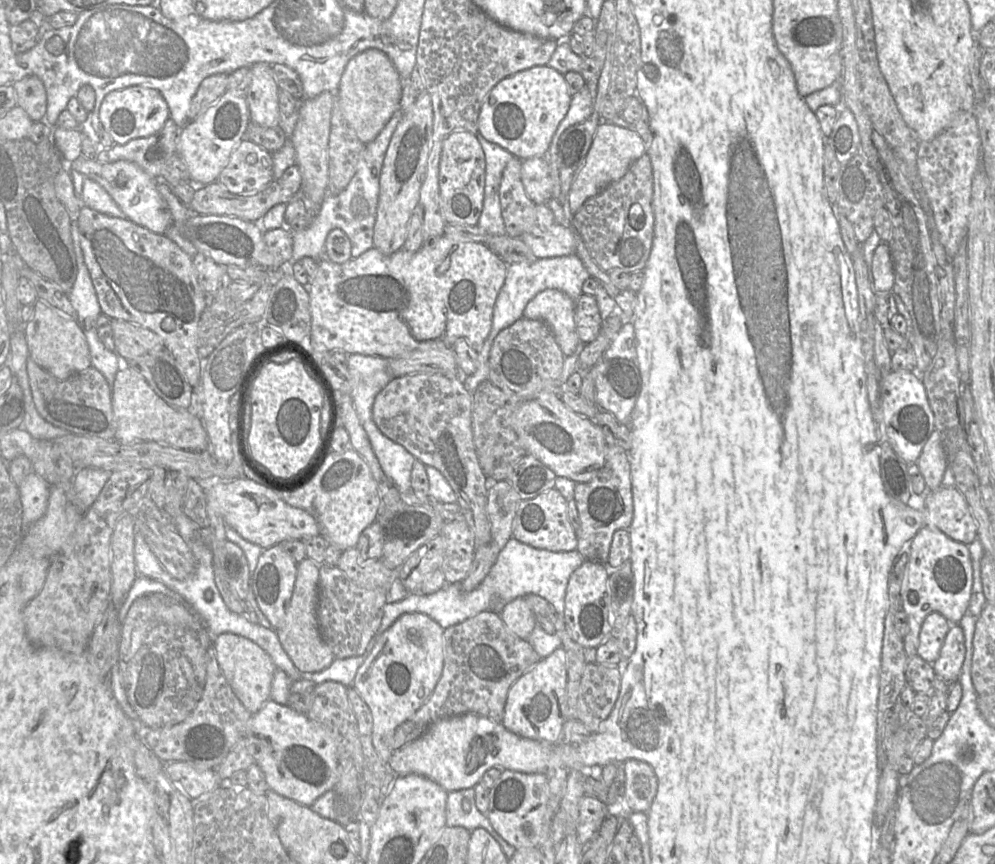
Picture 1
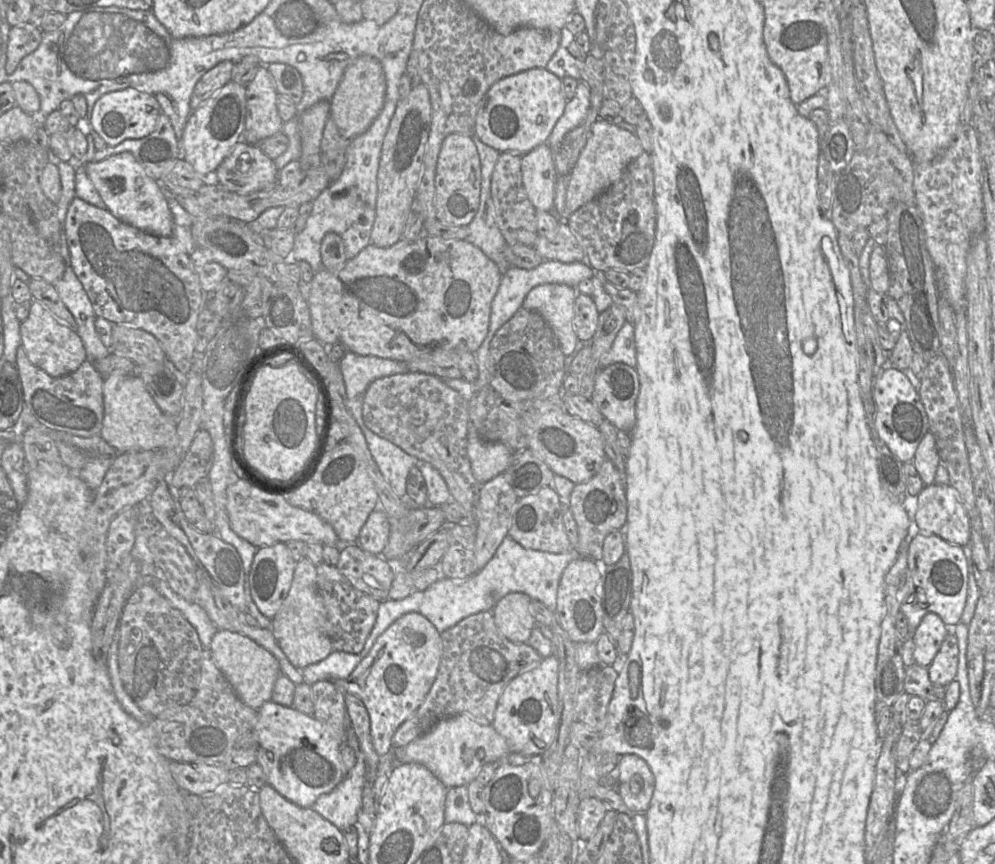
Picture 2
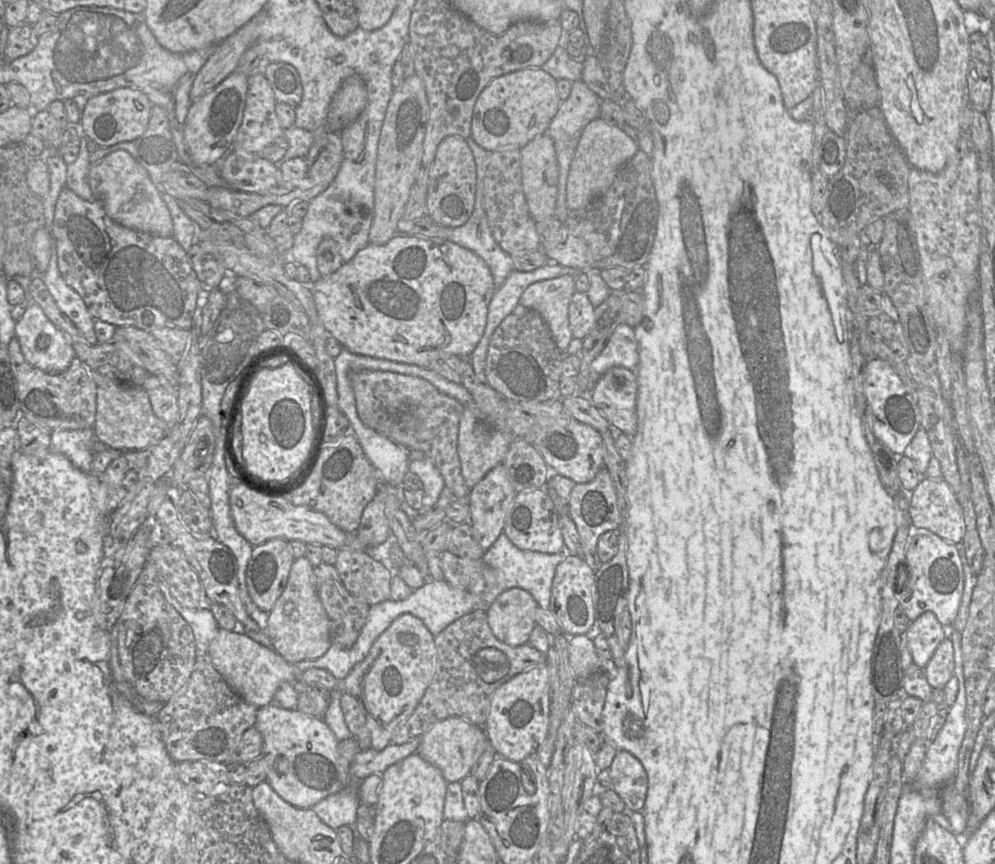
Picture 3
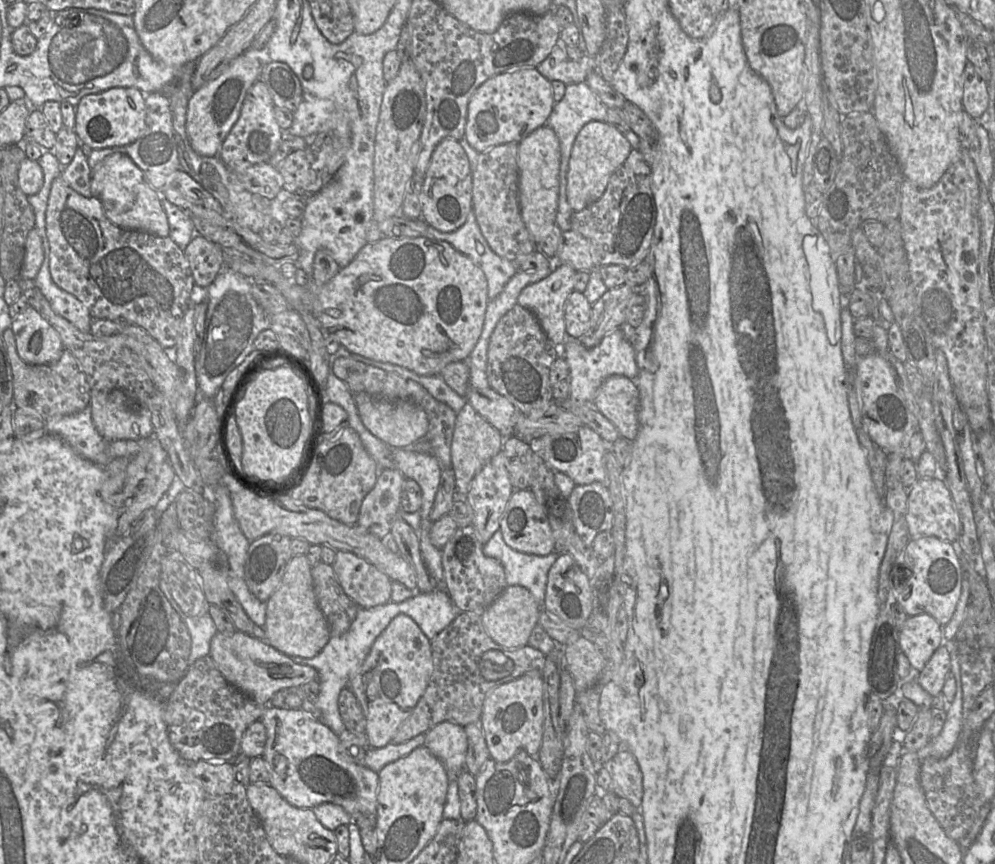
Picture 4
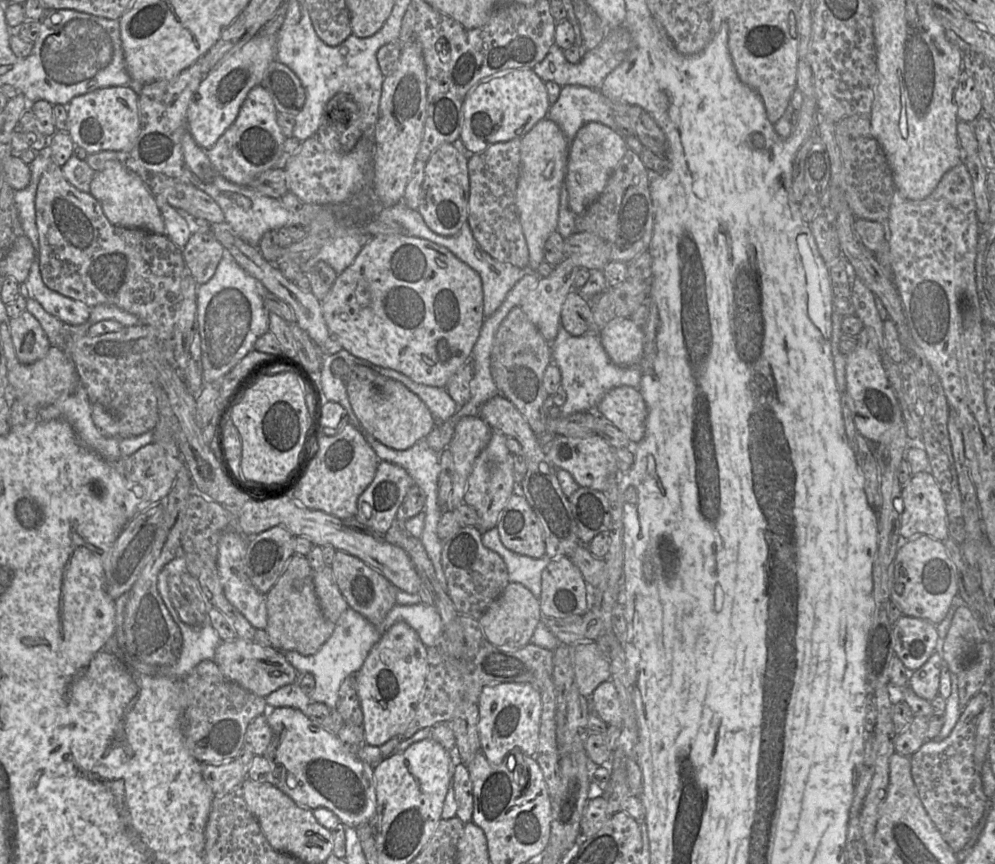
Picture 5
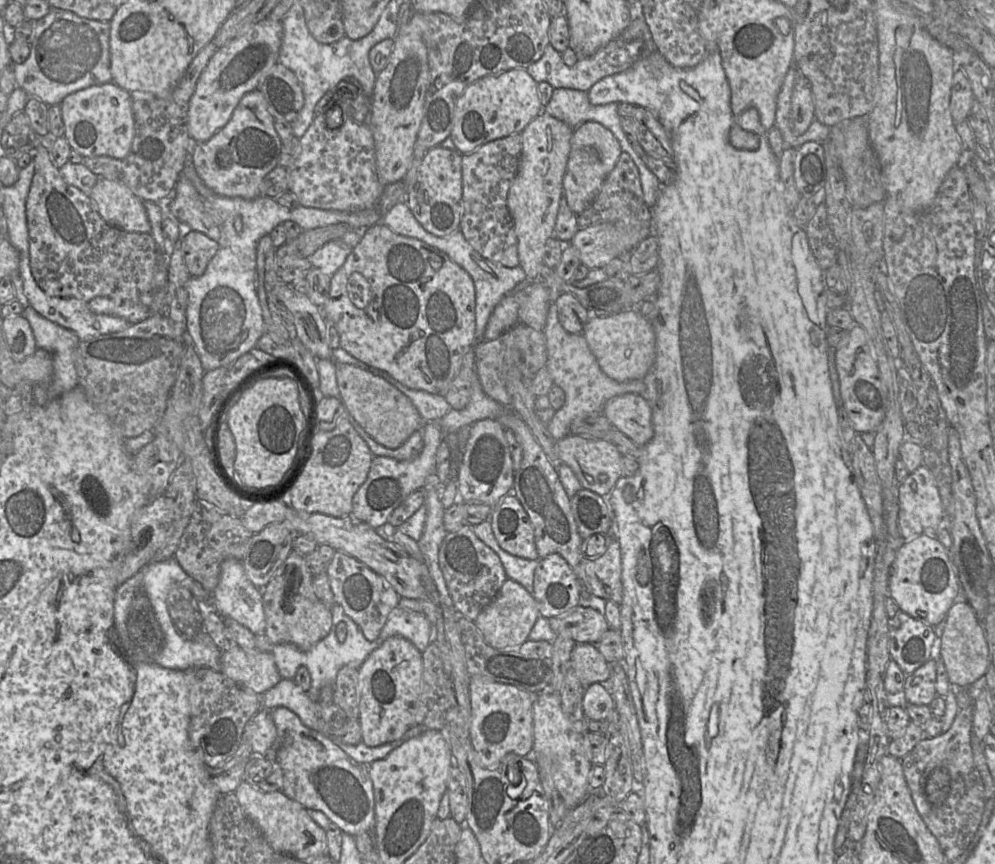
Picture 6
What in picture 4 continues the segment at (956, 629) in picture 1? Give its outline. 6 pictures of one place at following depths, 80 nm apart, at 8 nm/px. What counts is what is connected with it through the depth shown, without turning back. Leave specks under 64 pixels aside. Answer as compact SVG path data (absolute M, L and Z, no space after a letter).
M940 645L925 666L918 672L917 682L931 696L942 692L945 679L951 670L951 656L947 645Z

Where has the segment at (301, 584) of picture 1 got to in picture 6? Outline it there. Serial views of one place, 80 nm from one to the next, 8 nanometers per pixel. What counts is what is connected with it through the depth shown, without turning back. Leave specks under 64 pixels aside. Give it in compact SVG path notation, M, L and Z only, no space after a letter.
M292 550L262 589L262 595L266 618L265 634L270 642L273 645L291 644L302 651L308 651L329 634L332 613L330 607L315 594L313 576L304 556Z

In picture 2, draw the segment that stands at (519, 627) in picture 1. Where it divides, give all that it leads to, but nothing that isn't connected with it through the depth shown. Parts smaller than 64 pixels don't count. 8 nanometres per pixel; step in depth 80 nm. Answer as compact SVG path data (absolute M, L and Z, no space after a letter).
M511 592L502 597L492 613L498 630L510 641L528 643L536 625L531 612L531 598L522 592Z

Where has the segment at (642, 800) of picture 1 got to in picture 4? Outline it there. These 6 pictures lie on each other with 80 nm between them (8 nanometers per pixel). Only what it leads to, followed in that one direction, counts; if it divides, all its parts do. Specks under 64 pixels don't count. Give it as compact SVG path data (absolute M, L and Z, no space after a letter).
M618 751L603 765L610 771L612 789L617 796L625 797L639 809L643 798L643 776L640 767L630 751Z

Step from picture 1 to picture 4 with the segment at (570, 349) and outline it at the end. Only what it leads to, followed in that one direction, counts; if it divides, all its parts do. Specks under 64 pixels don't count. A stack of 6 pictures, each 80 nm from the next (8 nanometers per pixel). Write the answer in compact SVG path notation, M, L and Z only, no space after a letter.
M557 263L551 267L551 273L545 278L527 285L518 297L518 304L530 309L538 318L549 340L556 346L563 346L569 337L565 324L565 304L574 290L577 271L569 264Z

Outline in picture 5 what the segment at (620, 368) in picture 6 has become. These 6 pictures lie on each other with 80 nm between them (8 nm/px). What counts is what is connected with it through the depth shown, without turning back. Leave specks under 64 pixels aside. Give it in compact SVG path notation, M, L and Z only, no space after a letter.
M630 317L611 320L598 334L614 364L623 367L640 366L644 356L644 331Z

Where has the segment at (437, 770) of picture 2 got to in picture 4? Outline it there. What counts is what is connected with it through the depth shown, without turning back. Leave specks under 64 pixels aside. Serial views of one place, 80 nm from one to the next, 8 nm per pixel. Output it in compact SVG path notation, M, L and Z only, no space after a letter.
M441 722L425 733L424 746L442 761L450 776L456 777L465 769L468 743L464 727Z

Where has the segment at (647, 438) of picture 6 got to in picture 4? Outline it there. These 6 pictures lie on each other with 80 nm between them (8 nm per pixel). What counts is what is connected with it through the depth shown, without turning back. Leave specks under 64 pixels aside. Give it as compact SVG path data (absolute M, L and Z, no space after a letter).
M622 375L607 378L593 399L593 406L609 419L616 426L620 435L628 441L635 441L640 431L640 404L640 391L634 380Z

